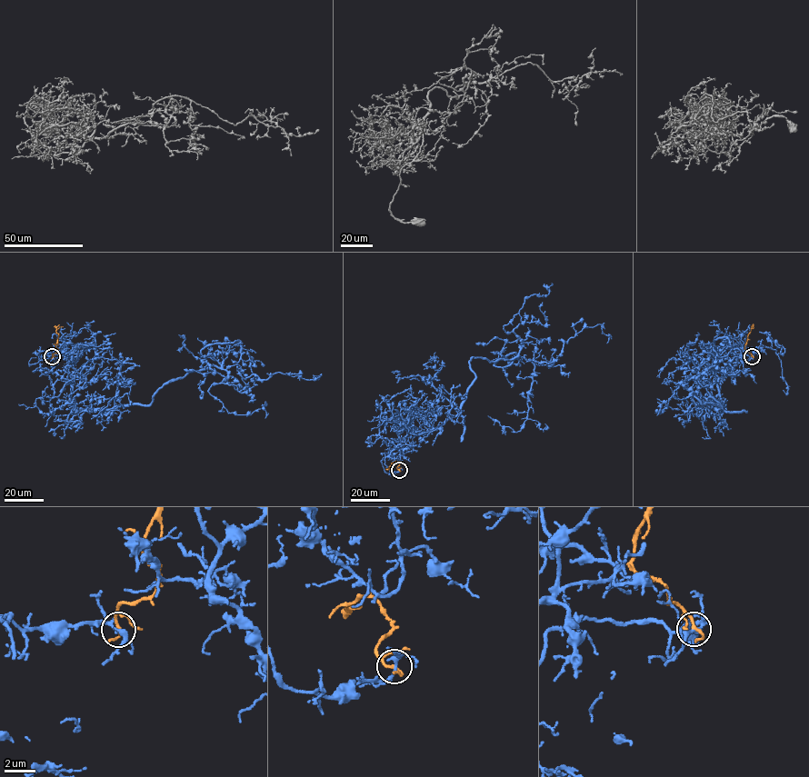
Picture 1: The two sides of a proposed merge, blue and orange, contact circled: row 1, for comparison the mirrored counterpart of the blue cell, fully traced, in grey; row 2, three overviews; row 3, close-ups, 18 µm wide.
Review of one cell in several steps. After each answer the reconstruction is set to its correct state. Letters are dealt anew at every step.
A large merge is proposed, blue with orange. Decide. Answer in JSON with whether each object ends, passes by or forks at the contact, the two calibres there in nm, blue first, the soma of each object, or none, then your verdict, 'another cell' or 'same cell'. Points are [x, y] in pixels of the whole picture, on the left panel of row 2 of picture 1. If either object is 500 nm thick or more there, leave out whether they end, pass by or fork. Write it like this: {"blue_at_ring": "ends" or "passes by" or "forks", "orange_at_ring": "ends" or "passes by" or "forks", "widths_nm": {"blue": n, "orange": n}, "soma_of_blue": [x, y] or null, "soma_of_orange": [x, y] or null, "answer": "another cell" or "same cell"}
{"blue_at_ring": "forks", "orange_at_ring": "passes by", "widths_nm": {"blue": 220, "orange": 170}, "soma_of_blue": null, "soma_of_orange": null, "answer": "another cell"}

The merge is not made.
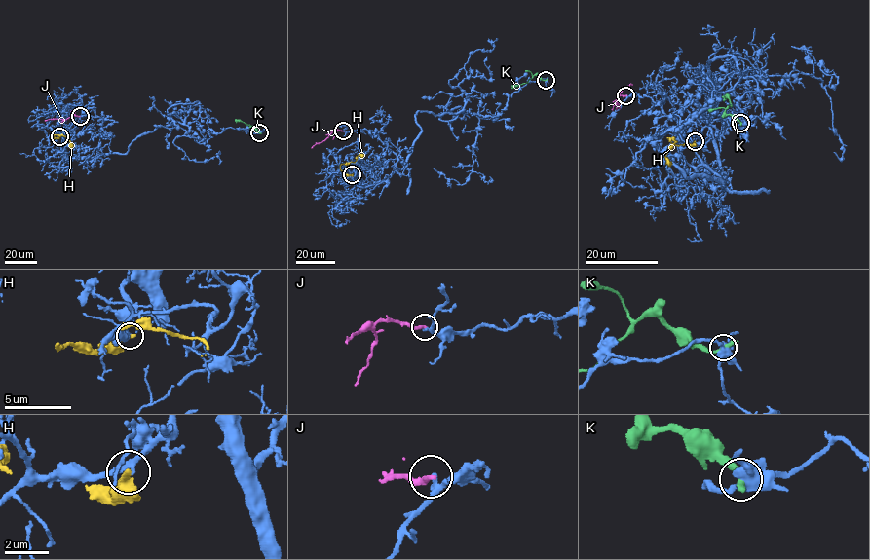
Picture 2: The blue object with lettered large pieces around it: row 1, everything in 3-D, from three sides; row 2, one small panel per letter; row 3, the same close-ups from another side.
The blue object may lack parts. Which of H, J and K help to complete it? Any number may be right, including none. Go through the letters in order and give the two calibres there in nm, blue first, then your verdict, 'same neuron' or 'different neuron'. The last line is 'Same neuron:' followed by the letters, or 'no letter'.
H: 280/320 nm | different neuron
J: 200/240 nm | different neuron
K: 500/360 nm | different neuron
Same neuron: no letter

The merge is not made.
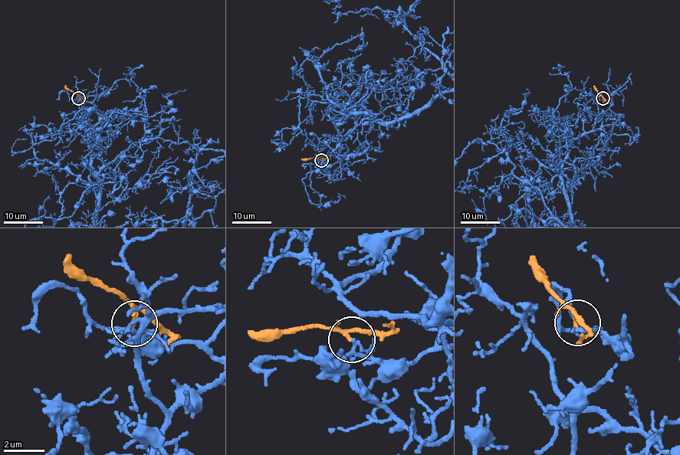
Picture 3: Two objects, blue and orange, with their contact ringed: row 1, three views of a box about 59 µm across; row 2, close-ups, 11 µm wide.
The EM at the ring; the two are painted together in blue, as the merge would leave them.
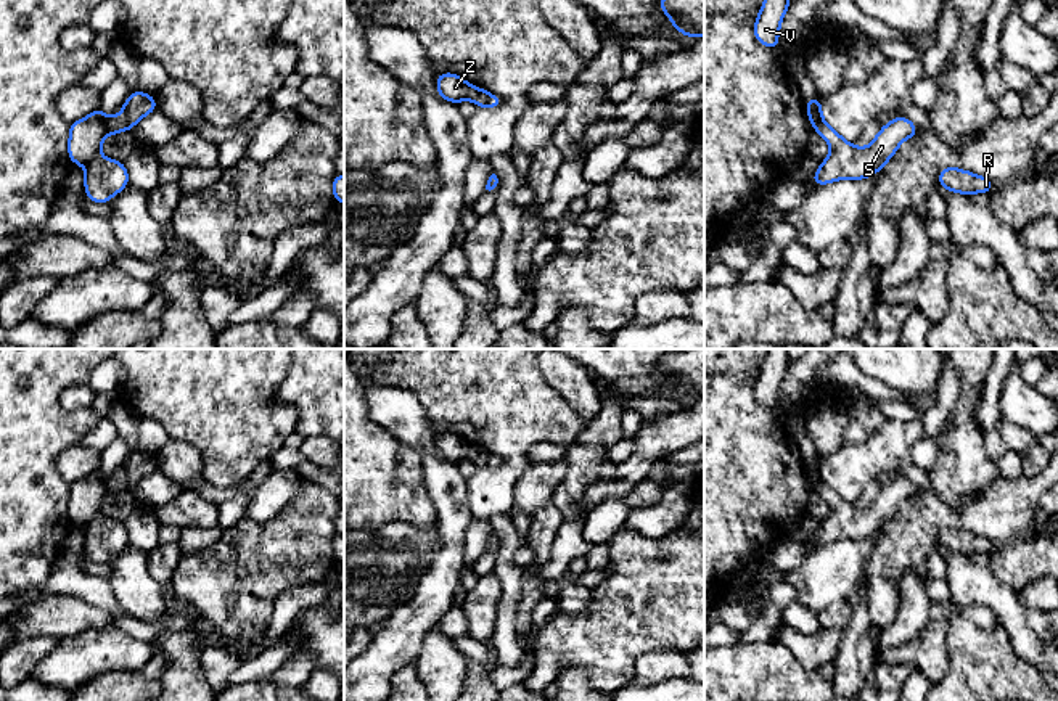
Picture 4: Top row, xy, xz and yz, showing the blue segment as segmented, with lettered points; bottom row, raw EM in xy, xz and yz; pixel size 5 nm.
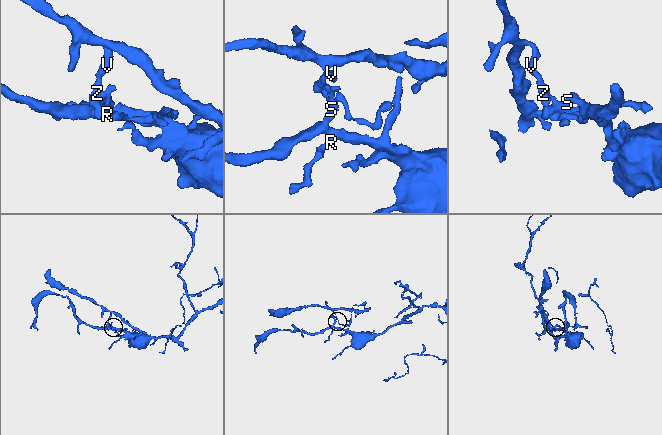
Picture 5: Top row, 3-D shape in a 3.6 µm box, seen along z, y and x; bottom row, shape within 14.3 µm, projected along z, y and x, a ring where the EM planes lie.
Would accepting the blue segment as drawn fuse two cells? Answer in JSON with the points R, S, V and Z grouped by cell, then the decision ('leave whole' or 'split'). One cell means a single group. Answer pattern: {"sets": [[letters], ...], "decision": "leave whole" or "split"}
{"sets": [["R", "S"], ["V", "Z"]], "decision": "split"}

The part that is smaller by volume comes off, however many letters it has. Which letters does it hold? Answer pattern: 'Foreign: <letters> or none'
Foreign: V, Z

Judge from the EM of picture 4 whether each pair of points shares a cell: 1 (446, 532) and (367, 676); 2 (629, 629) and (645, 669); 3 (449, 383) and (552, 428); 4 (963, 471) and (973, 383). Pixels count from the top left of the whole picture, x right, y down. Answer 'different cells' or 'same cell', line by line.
1: same cell
2: different cells
3: same cell
4: same cell

